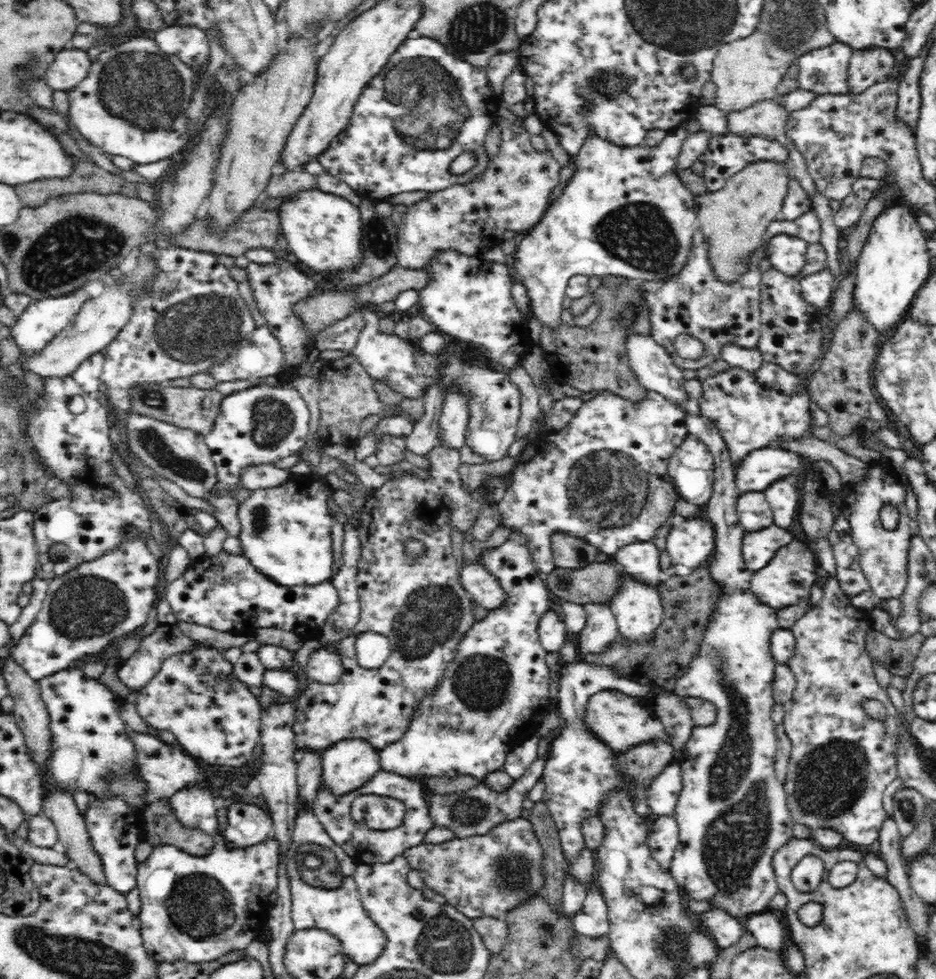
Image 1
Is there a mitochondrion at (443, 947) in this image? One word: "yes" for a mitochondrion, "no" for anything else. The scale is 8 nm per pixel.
yes

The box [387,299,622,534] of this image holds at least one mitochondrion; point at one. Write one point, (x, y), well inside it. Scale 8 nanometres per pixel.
(488, 413)

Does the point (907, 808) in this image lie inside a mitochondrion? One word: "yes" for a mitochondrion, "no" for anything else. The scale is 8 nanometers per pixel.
yes

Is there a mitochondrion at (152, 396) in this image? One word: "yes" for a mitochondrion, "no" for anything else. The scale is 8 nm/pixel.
yes

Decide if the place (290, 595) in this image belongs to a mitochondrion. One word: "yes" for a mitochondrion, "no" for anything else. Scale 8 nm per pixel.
no

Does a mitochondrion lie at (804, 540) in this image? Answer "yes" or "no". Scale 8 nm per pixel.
no

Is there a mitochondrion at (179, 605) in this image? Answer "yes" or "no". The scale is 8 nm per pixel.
no

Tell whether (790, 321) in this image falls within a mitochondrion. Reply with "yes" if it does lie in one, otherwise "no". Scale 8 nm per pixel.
no

